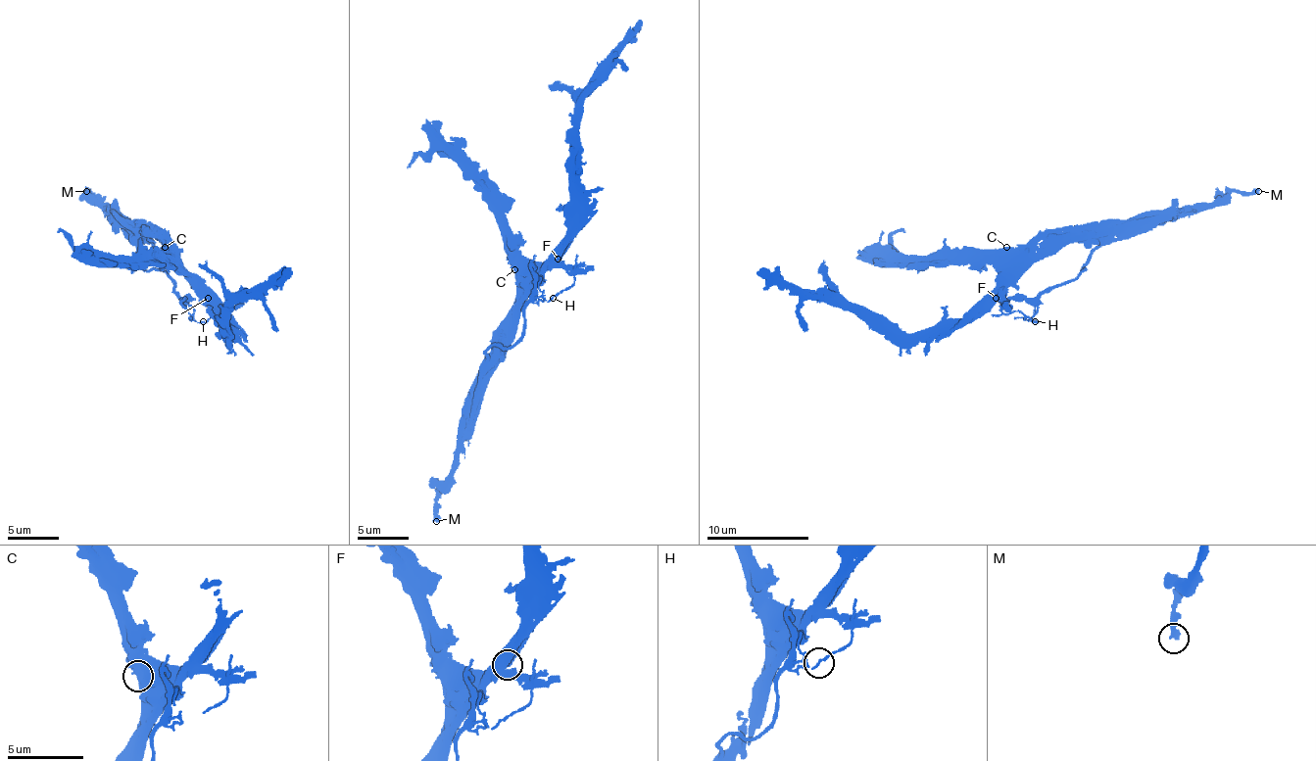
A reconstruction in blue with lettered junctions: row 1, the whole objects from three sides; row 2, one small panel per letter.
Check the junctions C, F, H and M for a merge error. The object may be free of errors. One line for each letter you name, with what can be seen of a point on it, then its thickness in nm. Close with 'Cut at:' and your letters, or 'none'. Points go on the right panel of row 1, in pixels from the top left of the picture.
H: (1035, 321) | 100 nm
Cut at: H

